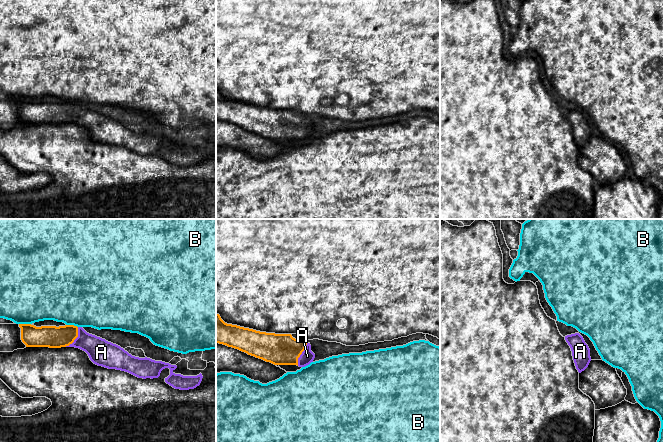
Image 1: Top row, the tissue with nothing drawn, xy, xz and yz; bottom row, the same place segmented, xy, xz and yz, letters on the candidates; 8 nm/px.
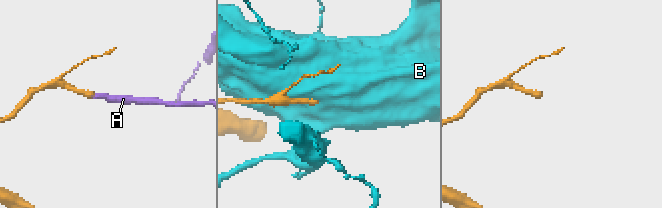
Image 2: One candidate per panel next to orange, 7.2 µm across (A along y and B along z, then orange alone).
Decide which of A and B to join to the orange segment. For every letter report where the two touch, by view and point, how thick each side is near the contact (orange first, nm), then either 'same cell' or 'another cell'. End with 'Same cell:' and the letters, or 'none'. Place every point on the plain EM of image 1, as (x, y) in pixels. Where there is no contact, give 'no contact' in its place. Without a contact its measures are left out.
A: xz (301, 129) | 260/110 nm | same cell
B: xy (25, 100) | 180/460 nm | another cell
Same cell: A

